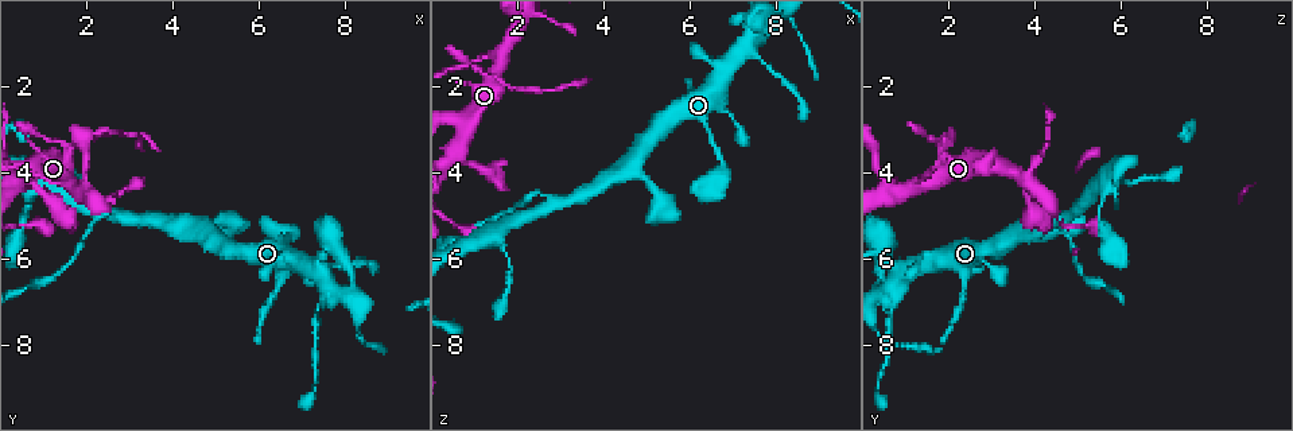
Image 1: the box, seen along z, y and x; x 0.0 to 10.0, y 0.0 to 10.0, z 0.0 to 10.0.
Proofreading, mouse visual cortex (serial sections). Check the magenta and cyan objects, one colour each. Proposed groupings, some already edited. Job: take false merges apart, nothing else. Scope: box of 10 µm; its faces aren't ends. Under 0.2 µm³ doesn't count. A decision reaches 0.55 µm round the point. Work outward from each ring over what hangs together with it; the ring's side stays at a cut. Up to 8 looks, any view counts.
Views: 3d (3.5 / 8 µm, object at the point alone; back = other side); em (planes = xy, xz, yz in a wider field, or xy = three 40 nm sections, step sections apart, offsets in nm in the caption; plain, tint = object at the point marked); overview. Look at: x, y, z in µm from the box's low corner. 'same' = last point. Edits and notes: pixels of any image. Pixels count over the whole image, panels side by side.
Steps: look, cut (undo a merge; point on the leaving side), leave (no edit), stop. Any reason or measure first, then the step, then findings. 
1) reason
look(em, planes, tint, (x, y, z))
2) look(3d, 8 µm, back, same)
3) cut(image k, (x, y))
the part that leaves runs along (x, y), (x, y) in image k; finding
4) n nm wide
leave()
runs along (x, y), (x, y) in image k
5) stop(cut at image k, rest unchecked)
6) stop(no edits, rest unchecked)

sharp bend
look(3d, 3.5 µm, back, (2.00, 4.50, 0.75))

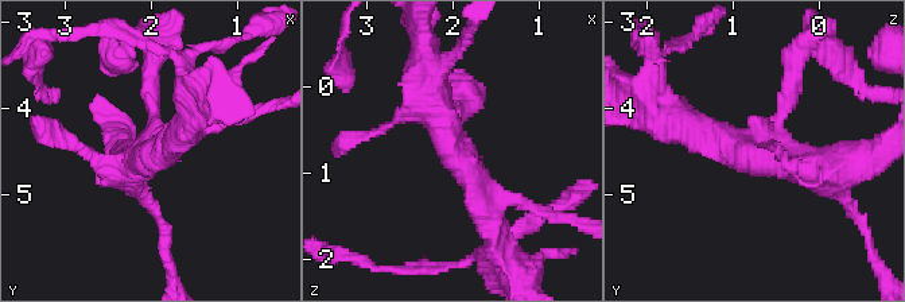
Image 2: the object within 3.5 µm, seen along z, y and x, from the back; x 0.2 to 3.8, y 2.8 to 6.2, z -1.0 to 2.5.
look(em, xy, step 3, tint, (2.00, 4.55, 0.75))

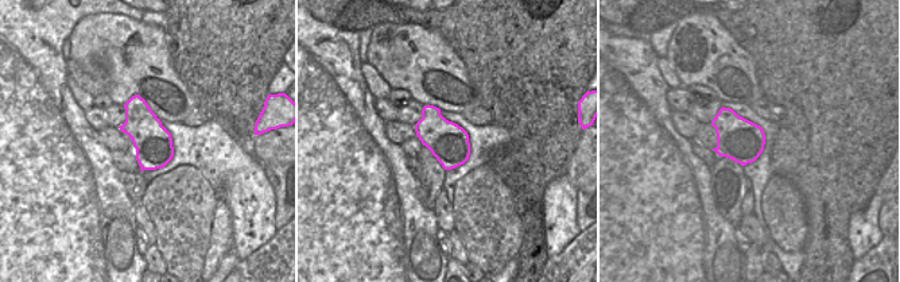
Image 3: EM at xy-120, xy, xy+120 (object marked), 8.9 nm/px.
look(em, xy, step 2, tint, same)

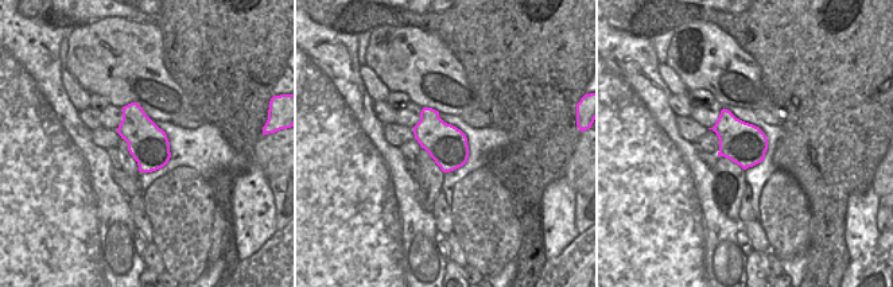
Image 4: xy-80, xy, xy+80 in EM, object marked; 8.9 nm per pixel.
leave()
continuous, no second cell

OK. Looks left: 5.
sharp bend
look(3d, 3.5 µm, (4.75, 5.45, 3.75))

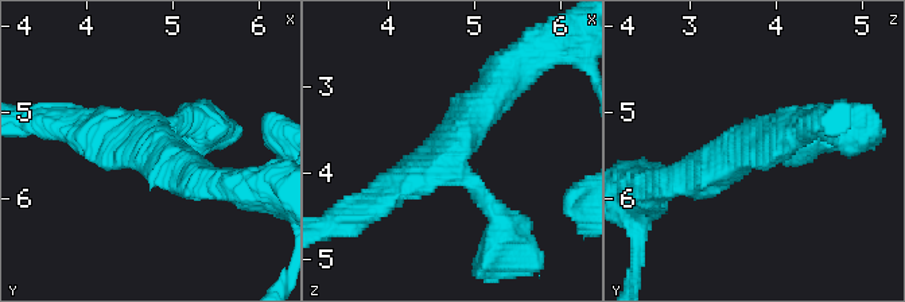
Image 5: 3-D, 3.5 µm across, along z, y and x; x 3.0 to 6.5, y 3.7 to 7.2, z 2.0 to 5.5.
3 arms; arms of 200, 350, 450 nm
look(em, xy, step 3, tint, (4.65, 5.40, 3.75))

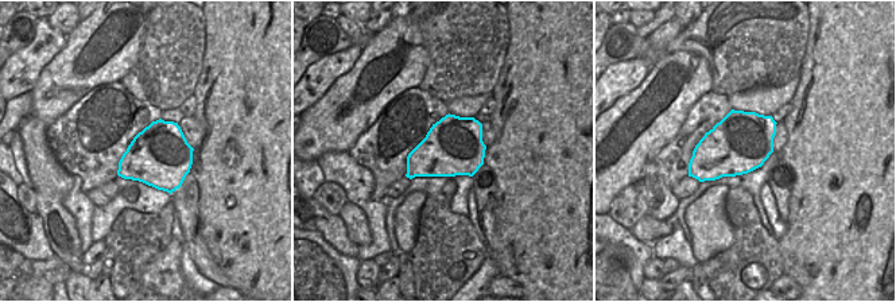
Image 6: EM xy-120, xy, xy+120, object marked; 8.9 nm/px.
leave()
runs along (496, 91), (462, 136), (372, 201) in image 5; continuous, no second cell

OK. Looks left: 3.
abrupt turn
look(3d, 3.5 µm, (2.85, 5.05, 4.75))

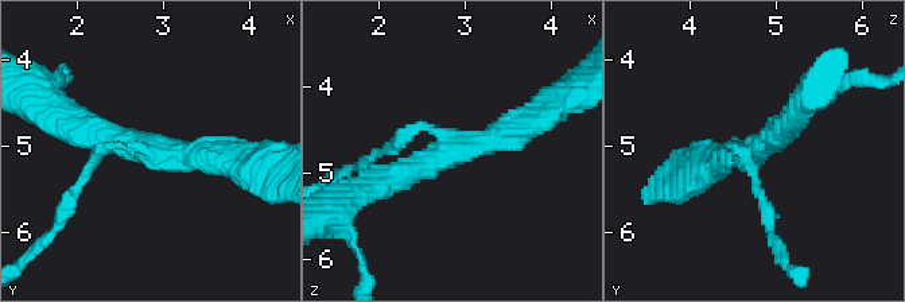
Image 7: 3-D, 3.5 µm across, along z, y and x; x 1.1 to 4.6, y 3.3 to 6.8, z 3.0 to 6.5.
need the tissue
look(em, xy, step 5, plain, (2.85, 5.05, 4.70))

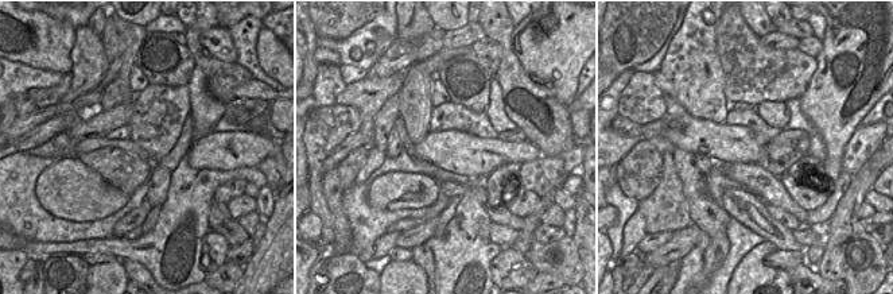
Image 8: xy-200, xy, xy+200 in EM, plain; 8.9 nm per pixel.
where the object lies
look(em, xy, step 5, tint, same)

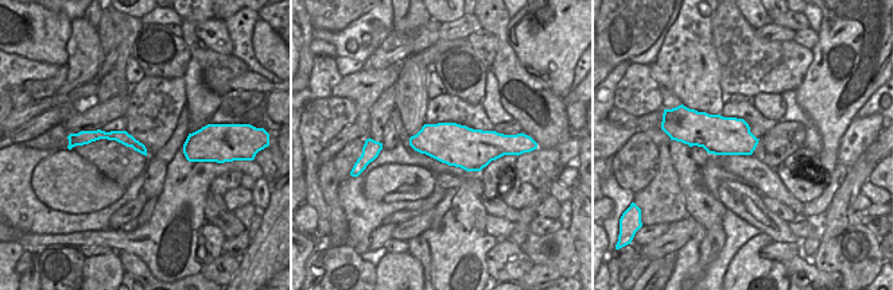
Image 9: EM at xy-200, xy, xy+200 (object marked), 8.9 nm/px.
leave()
runs along (535, 115), (515, 132), (379, 184) in image 7; one cell here

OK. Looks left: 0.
stop(no edits, rest unchecked)

